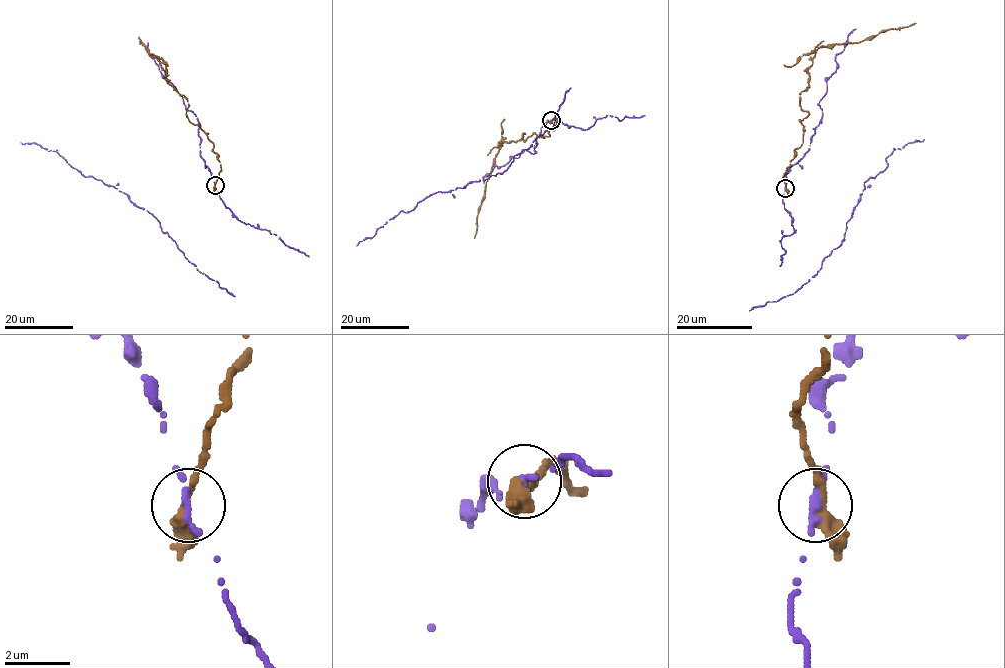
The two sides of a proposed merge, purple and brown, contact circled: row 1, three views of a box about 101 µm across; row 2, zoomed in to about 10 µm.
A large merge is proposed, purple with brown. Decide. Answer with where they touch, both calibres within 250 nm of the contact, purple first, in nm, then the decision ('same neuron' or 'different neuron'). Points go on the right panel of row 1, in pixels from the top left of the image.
place (785, 188); calibres 320 and 300 nm; different neuron

